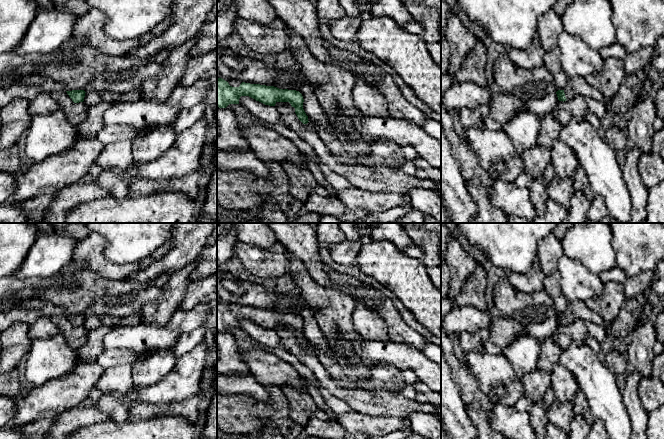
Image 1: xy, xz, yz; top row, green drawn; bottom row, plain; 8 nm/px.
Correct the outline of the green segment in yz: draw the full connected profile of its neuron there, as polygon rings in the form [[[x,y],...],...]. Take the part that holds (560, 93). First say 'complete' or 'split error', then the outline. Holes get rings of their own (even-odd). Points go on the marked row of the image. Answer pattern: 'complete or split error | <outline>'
split error | [[[574,76],[568,78],[567,85],[563,90],[556,92],[559,101],[566,101],[574,98],[576,95],[591,97],[598,101],[603,101],[604,96],[599,90],[587,83],[584,77]]]

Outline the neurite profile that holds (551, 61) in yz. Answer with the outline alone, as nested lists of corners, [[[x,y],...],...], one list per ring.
[[[556,46],[550,51],[545,52],[543,56],[543,65],[552,74],[559,90],[563,90],[568,82],[568,77],[564,73],[560,64],[560,48]]]

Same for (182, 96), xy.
[[[199,79],[190,86],[179,83],[166,100],[166,103],[176,105],[181,109],[189,108],[201,103],[208,89],[209,82],[206,79]]]

